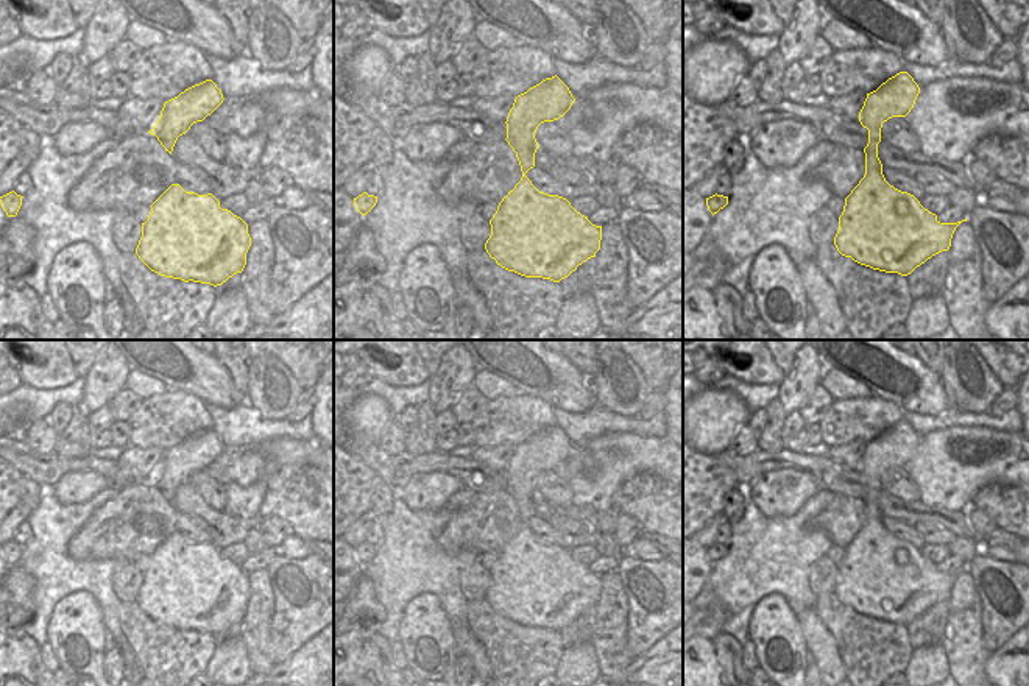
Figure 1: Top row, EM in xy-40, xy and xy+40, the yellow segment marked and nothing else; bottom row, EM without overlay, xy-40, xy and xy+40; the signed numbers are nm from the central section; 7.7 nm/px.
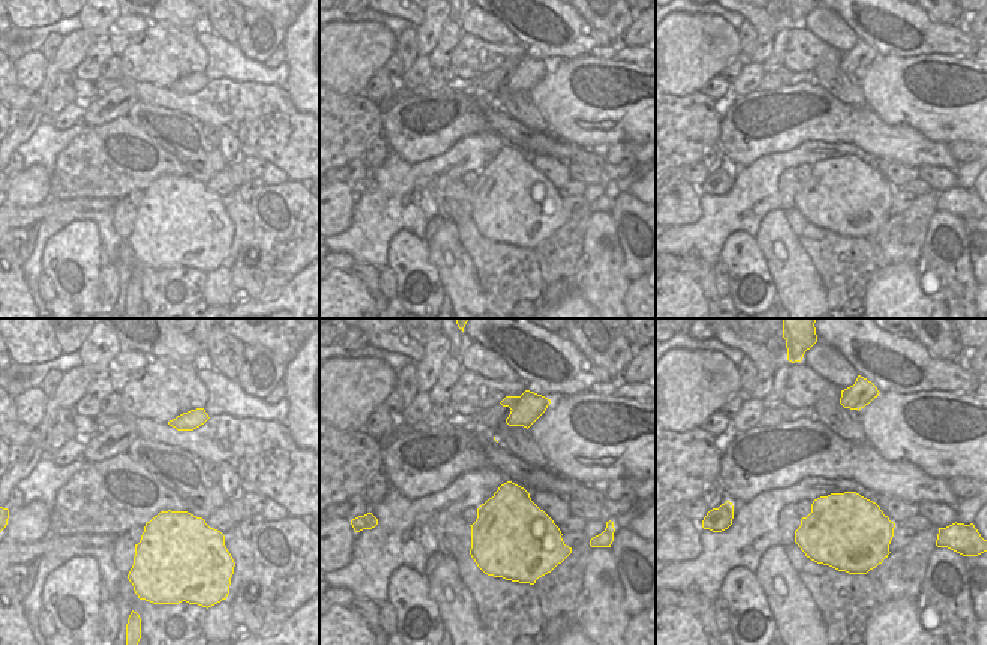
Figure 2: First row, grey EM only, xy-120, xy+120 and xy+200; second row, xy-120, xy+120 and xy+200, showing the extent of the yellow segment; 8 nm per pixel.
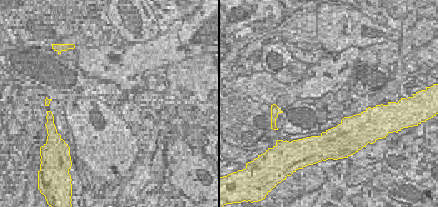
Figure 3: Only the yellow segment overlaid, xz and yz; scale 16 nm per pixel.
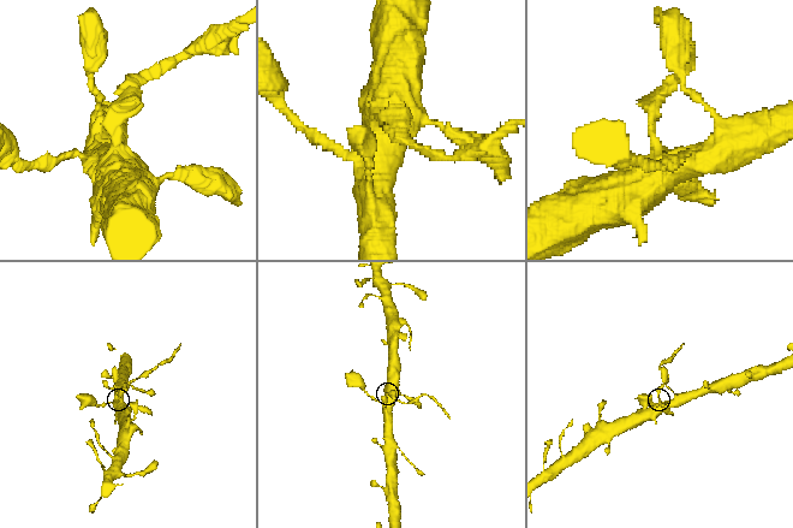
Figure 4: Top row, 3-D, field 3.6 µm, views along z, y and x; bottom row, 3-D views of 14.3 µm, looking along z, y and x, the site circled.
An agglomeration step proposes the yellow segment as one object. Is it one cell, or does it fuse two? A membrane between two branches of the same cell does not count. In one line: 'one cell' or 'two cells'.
two cells

